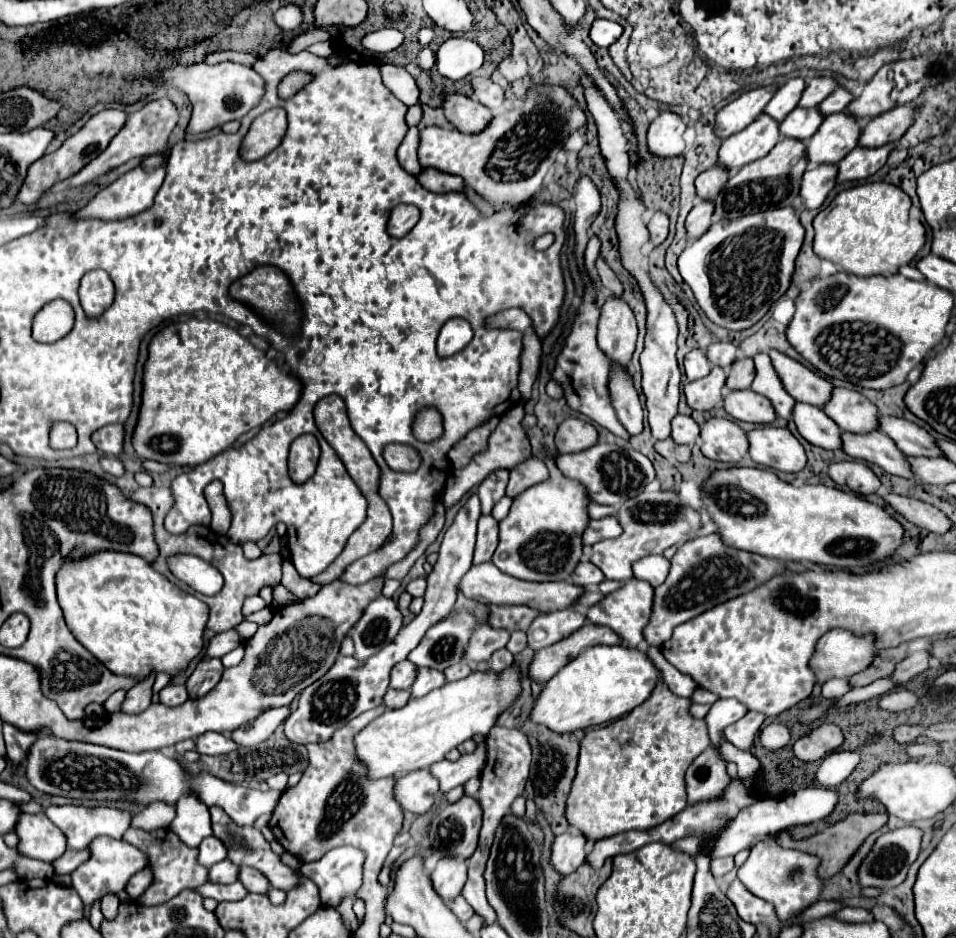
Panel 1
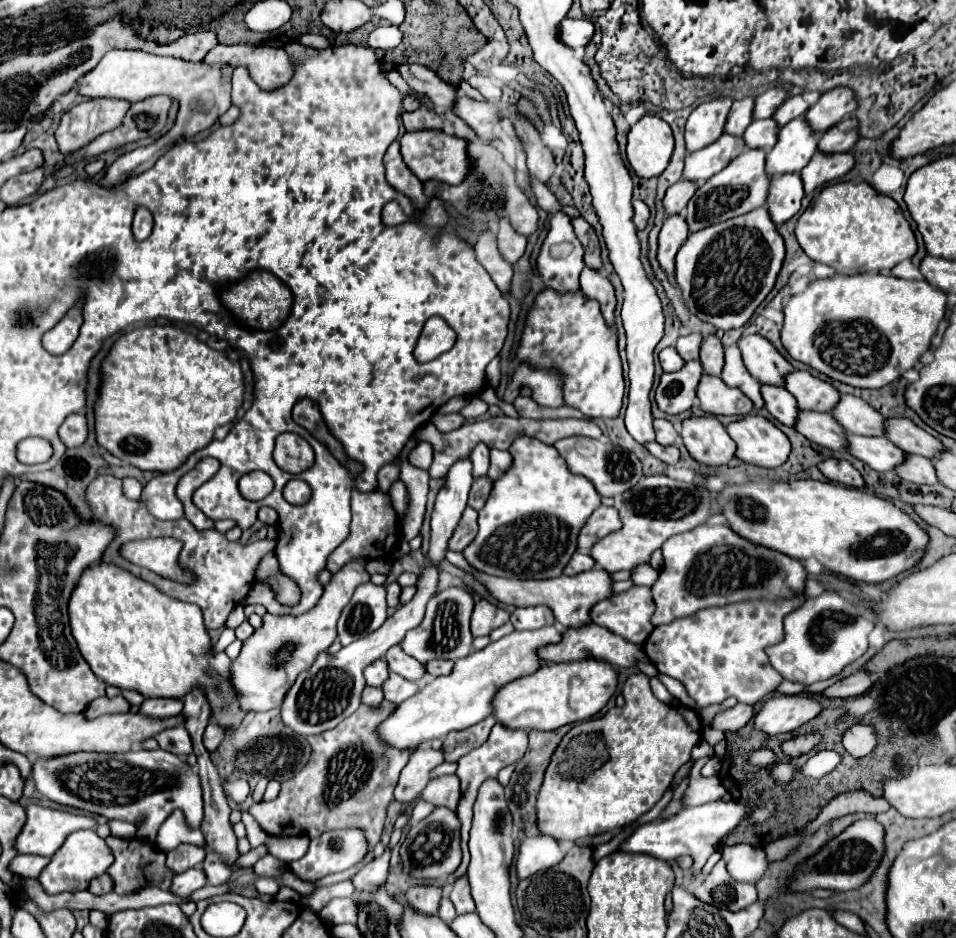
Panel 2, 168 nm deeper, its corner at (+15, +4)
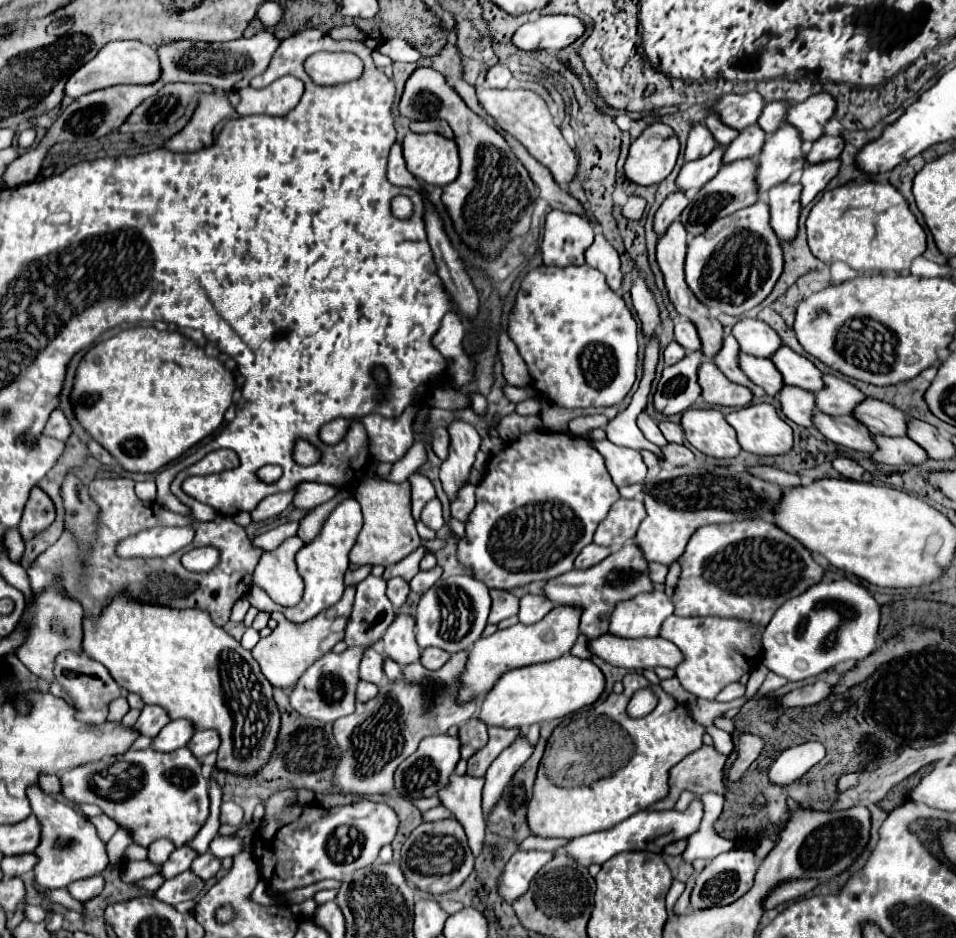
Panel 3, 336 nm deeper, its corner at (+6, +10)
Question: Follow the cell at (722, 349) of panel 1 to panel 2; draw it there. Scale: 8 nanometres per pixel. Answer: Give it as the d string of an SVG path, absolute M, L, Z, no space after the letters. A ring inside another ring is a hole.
M690 333L690 335L684 335L678 339L676 349L684 361L692 361L692 359L700 357L702 341L704 341L704 337L700 333Z

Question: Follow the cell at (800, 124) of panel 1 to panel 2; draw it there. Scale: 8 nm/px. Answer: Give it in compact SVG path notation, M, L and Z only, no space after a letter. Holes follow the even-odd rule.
M764 119L764 121L752 121L750 127L744 131L746 147L760 147L770 151L772 145L776 145L776 133L780 131L780 125L776 121Z

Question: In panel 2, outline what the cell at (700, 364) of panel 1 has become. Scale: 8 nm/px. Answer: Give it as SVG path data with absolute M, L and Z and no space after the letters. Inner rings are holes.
M666 347L660 351L660 363L664 371L678 371L684 367L684 359L676 353L674 347Z

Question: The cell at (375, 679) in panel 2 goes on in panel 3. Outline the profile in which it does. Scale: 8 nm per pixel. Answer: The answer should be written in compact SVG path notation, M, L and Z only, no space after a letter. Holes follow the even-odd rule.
M373 647L365 649L365 655L361 657L361 667L359 675L363 681L379 685L383 679L383 655L377 653Z

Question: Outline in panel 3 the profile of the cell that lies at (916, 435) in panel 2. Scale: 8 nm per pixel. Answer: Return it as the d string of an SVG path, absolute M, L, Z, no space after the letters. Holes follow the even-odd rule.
M867 397L855 407L853 417L863 423L873 435L907 435L907 415L885 401Z

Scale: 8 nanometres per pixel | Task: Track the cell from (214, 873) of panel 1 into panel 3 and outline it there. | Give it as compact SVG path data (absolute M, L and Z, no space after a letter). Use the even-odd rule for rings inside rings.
M185 871L169 881L165 881L155 893L153 897L167 903L167 905L177 905L181 901L189 899L189 891L201 891L203 889L203 881L197 879L191 871Z

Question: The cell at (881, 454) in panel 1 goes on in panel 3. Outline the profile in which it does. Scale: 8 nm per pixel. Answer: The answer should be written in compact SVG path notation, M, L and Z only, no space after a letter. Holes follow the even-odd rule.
M783 385L783 389L777 393L777 399L781 403L781 411L787 419L791 419L797 425L803 427L811 427L811 415L817 413L815 407L815 399L813 393L801 389L801 387L787 387Z

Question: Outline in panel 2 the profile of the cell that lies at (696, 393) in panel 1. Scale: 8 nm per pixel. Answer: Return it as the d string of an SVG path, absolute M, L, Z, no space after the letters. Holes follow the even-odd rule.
M688 361L680 371L664 373L656 389L656 403L664 413L678 415L688 411L696 399L696 387L702 377L700 361Z

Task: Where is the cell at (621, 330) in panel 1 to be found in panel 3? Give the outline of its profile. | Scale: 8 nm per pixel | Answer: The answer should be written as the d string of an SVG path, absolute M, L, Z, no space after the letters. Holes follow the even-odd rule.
M595 233L595 241L585 249L585 263L599 269L611 289L621 287L621 269L619 269L619 253L605 239L603 233Z

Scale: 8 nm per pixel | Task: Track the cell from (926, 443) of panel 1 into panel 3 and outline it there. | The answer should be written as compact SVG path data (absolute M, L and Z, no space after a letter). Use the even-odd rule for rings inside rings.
M825 373L823 383L825 387L815 393L815 403L817 409L827 415L851 415L857 403L865 399L865 395L857 387L835 375Z

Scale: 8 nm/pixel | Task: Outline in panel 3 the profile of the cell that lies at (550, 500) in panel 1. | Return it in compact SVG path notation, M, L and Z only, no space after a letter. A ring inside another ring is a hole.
M531 431L531 433L523 433L519 435L515 441L509 441L499 453L491 455L485 467L485 475L477 485L477 503L475 509L469 513L469 519L465 523L465 539L459 539L457 543L457 561L463 569L471 571L471 577L485 583L489 589L515 589L515 587L523 587L529 585L533 581L549 581L557 575L563 575L567 571L573 569L573 561L579 555L579 551L589 545L593 541L593 533L597 529L597 525L605 519L609 507L619 499L619 491L617 485L613 483L607 467L605 467L605 459L603 455L599 455L599 451L595 451L595 447L583 439L583 437L571 437L567 433L541 433L541 431Z

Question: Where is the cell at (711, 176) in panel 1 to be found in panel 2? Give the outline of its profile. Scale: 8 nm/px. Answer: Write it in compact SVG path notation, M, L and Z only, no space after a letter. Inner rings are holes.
M684 177L674 183L664 197L664 207L666 207L666 215L674 215L674 213L682 213L688 205L688 201L692 199L692 195L696 193L698 185L692 185L692 181L684 181Z

